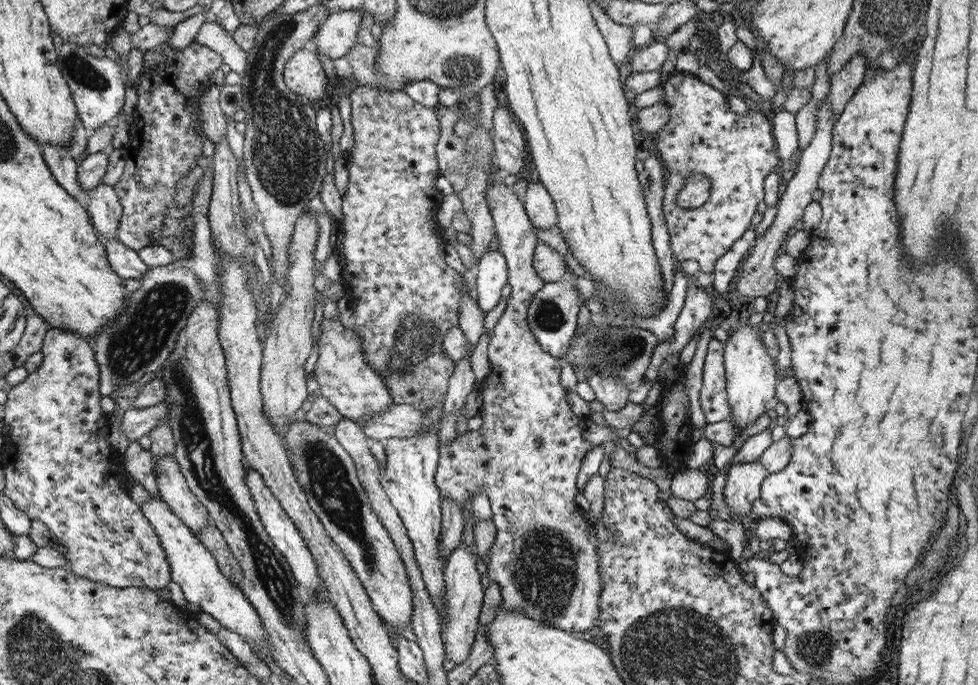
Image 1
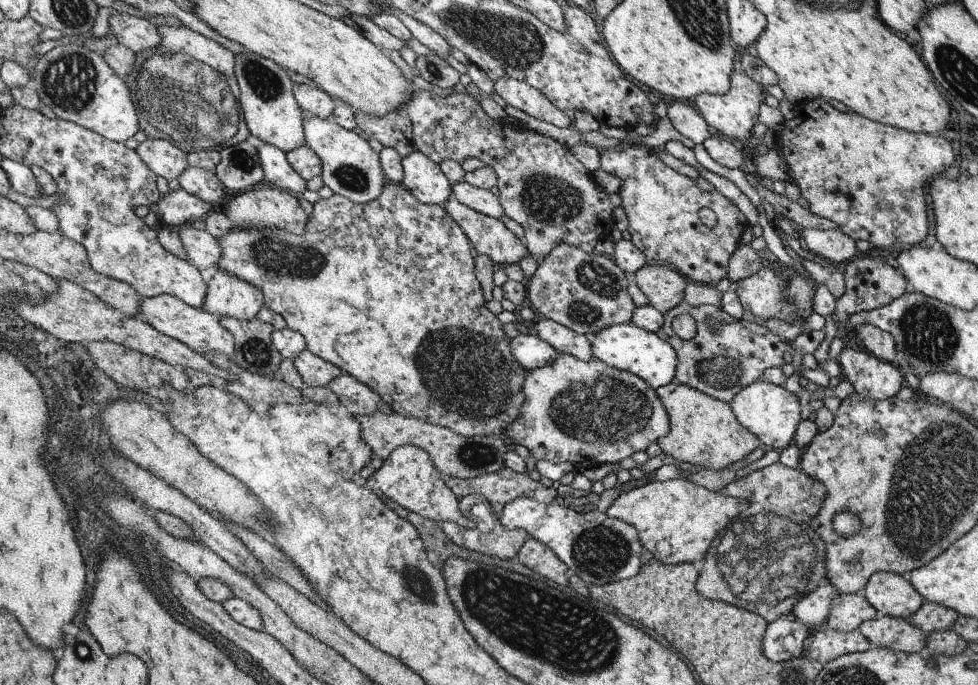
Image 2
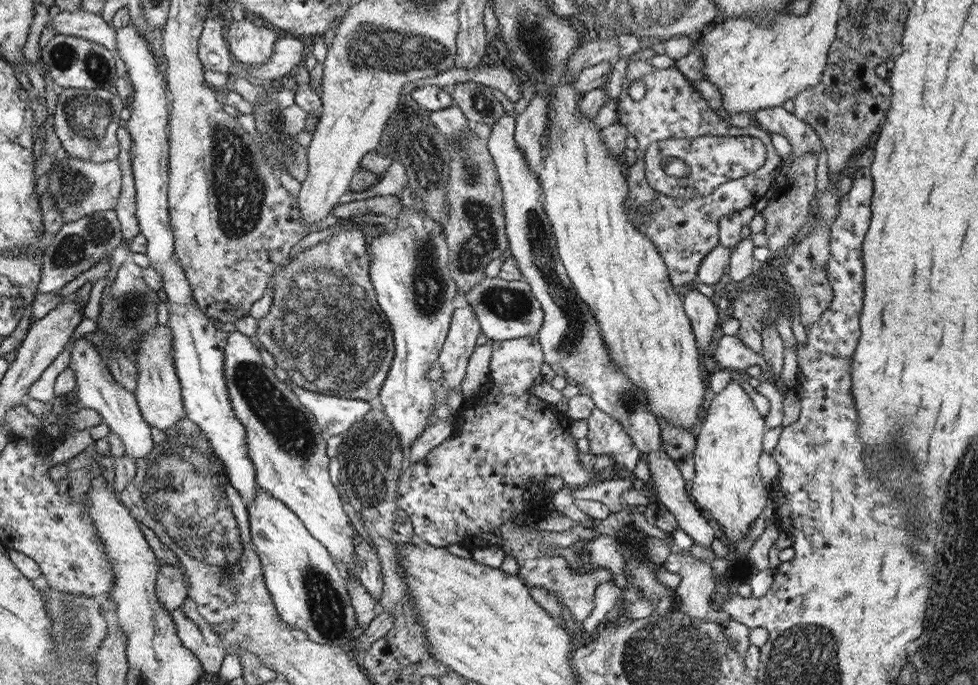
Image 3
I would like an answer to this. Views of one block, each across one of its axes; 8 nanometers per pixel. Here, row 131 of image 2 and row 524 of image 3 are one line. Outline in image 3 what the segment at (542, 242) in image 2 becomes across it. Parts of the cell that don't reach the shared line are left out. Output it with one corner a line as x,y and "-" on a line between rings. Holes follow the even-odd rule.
520,337
503,341
493,341
489,367
489,379
492,380
492,382
484,385
486,390
480,390
482,394
478,394
478,396
476,396
476,398
480,398
480,400
472,400
470,398
467,400
465,406
463,407
462,414
458,414
458,416
454,418
455,432
452,436
450,436
446,441
438,444
436,448
432,448
432,450
430,450
430,452
428,452
422,460
418,460
415,464
404,464
403,471
399,475
397,498
395,500
396,505
400,509
404,510
404,512
406,512
406,514
410,517
414,532
431,545
446,547
448,544
460,544
467,547
471,553
474,552
474,549
480,547
498,547
498,549
504,552
504,556
512,555
512,557
516,558
516,561
518,561
519,573
522,578
525,578
526,583
524,584
526,584
528,588
531,588
531,586
546,588
550,594
552,593
556,596
558,602
565,603
565,606
570,609
574,620
581,622
585,621
590,616
590,613
594,608
595,592
596,588
598,588
598,584
602,584
604,581
611,582
612,575
610,575
610,571
608,569
602,568
591,568
587,573
578,574
578,572
572,570
572,567
567,564
567,560
562,557
562,555
550,556
549,547
558,548
558,546
550,545
543,541
542,535
547,534
547,532
536,527
536,521
542,515
542,512
544,512
542,509
538,509
538,506
545,505
546,496
550,495
546,492
544,486
546,476
560,476
560,478
563,479
564,484
566,484
566,487
575,489
589,486
590,483
602,481
596,480
601,472
603,475
606,474
607,478
614,474
612,474
610,470
603,471
594,466
592,468
582,466
579,461
580,456
578,456
579,448
577,446
577,440
573,439
569,434
570,418
564,416
558,408
548,404
548,402
543,402
540,398
530,396
528,393
528,390
534,381
542,380
542,377
540,376
540,368
542,367
543,361
542,347
537,337
-
530,530
540,532
541,537
536,538
536,535
532,535

